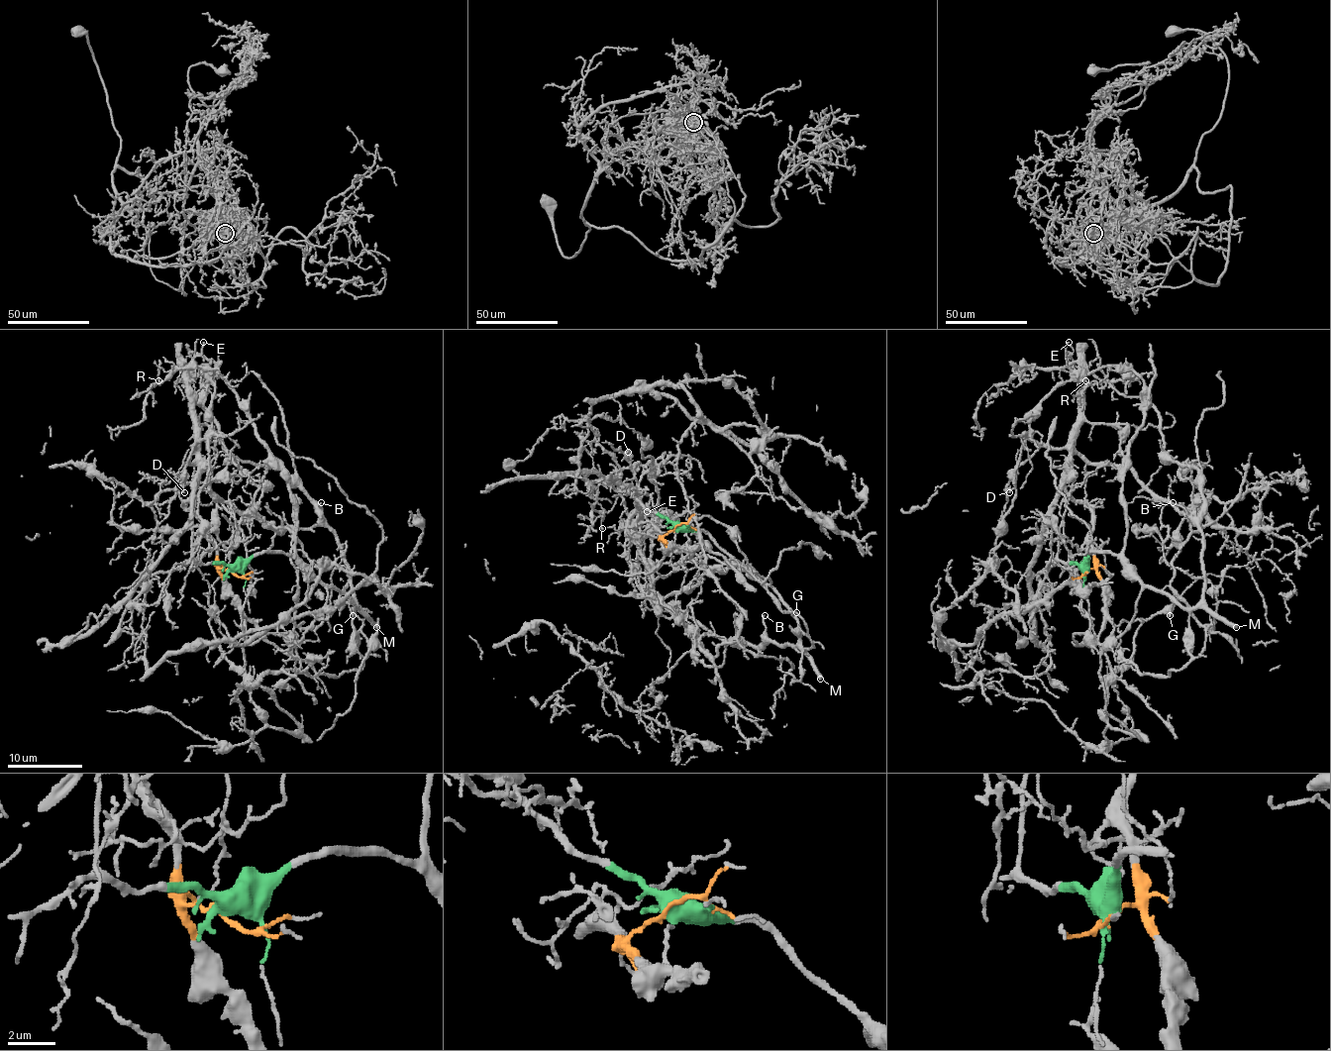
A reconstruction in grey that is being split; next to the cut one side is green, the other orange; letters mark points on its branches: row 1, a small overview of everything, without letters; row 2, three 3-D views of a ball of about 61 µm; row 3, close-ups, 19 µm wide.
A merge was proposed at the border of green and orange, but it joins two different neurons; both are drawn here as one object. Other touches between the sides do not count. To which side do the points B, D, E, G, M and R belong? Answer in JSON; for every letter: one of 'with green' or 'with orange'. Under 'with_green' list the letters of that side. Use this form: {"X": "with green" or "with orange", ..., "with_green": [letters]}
{"B": "with green", "D": "with orange", "E": "with orange", "G": "with green", "M": "with green", "R": "with orange", "with_green": ["B", "G", "M"]}

